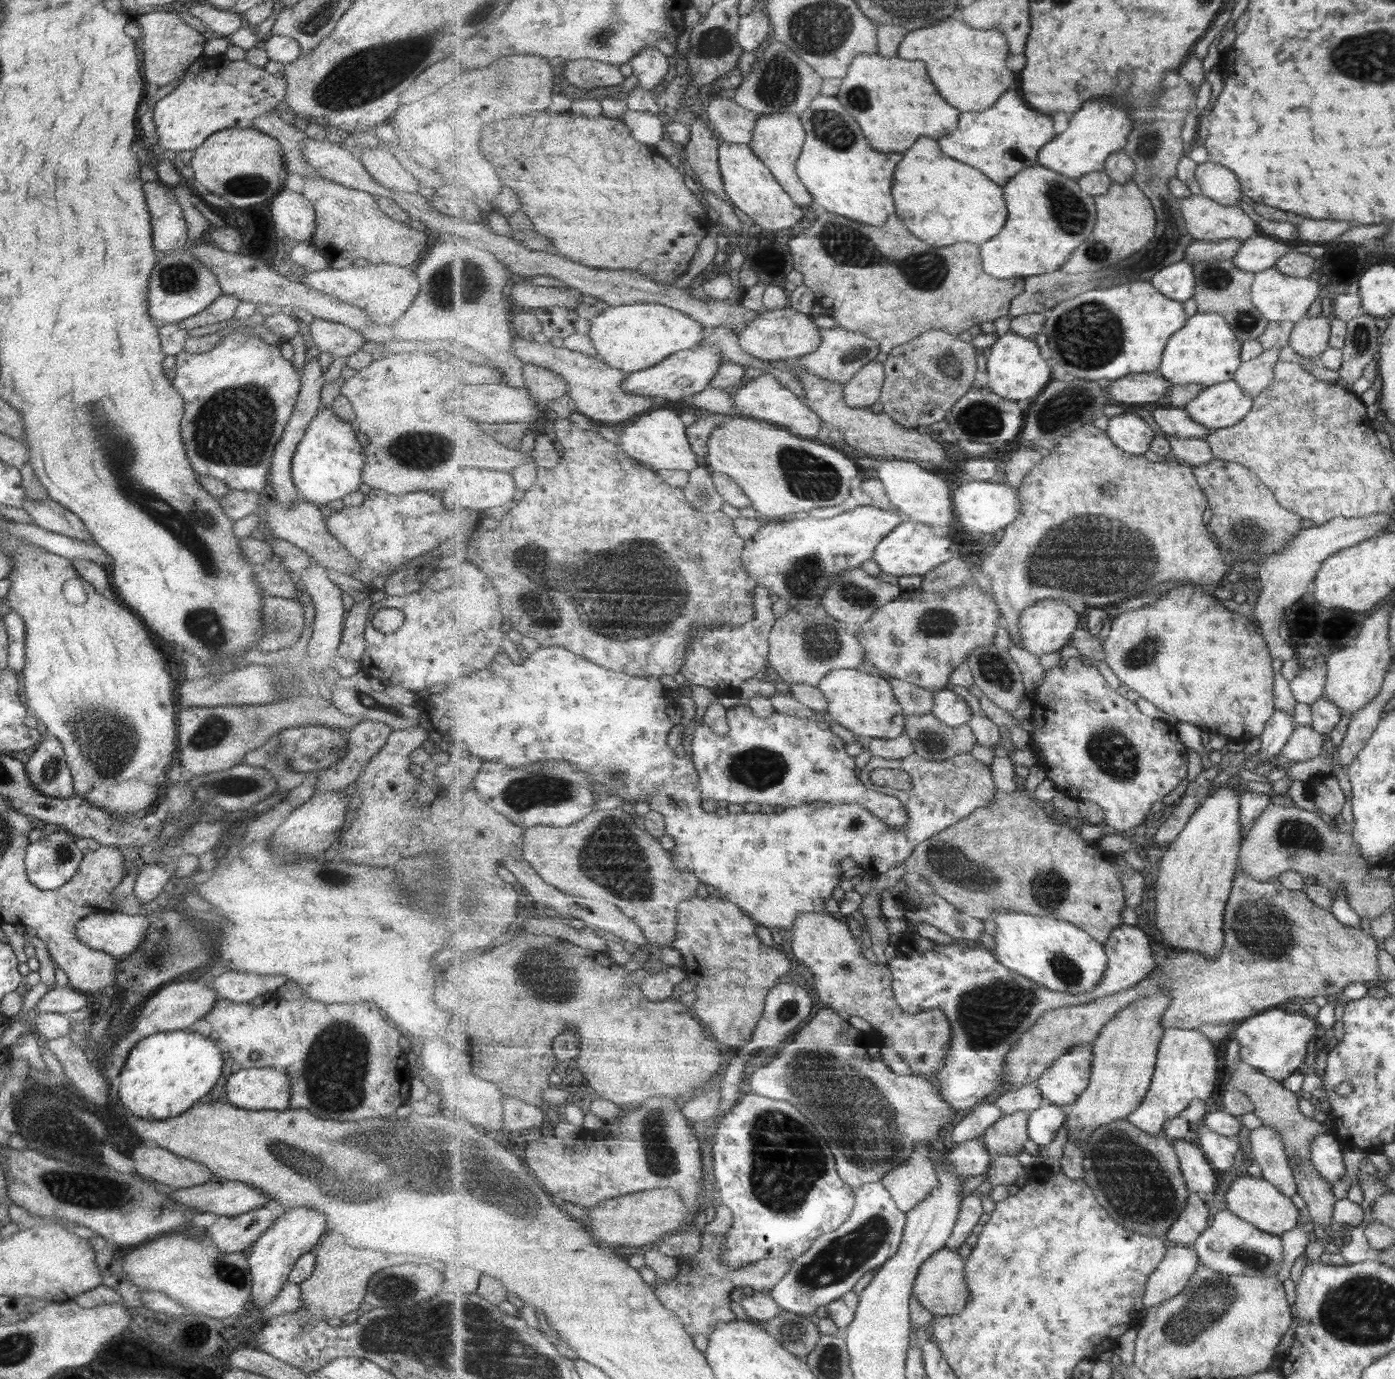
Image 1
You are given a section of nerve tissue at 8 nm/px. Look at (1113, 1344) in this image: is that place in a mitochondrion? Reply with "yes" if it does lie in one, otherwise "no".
no

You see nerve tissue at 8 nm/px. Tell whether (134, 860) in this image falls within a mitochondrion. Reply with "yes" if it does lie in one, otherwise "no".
no

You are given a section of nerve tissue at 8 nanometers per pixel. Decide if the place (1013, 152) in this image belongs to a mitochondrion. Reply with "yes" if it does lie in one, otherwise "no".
yes

